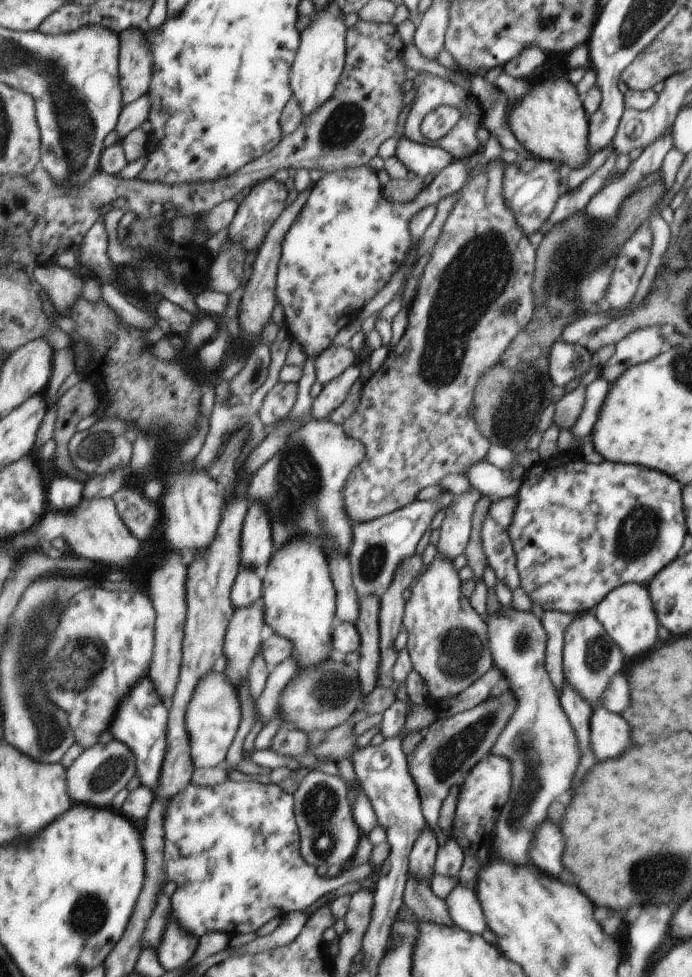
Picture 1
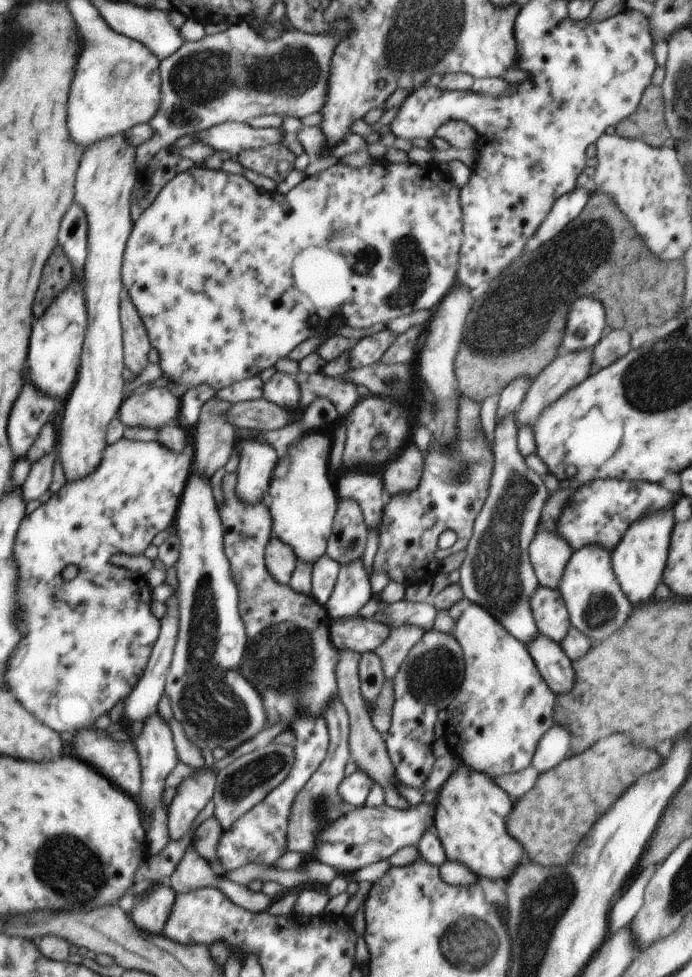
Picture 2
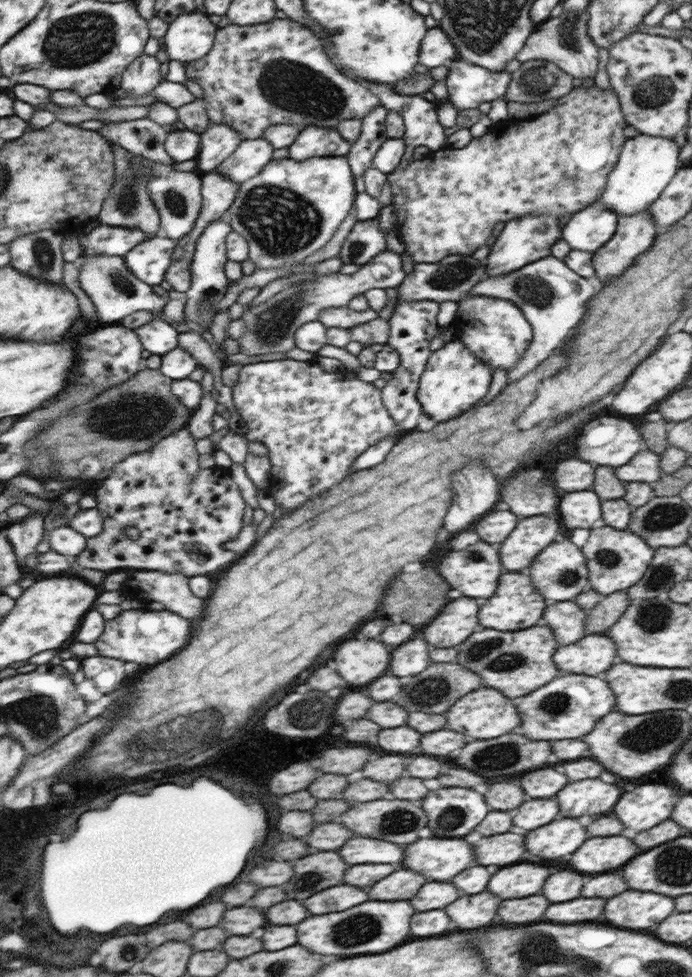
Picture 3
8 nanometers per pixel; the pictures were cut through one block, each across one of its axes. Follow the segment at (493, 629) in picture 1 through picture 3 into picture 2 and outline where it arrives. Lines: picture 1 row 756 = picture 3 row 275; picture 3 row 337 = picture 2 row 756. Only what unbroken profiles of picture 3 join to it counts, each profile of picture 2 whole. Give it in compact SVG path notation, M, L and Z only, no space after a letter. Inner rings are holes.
M555 720L552 728L540 739L539 746L536 747L534 760L531 760L532 766L538 772L548 772L554 766L558 766L566 756L572 754L572 734L568 726L556 724Z

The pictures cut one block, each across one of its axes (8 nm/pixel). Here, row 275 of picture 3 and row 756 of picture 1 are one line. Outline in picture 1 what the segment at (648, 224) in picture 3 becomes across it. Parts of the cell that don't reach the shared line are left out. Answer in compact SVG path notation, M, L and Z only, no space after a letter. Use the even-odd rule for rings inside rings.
M601 705L593 709L590 718L590 738L592 748L596 748L596 758L600 762L608 758L620 758L630 744L630 734L630 726L622 716Z

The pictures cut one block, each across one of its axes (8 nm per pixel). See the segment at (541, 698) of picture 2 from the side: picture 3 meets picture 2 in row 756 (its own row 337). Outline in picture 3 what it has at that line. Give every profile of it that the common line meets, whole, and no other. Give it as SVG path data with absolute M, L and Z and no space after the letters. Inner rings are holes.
M471 296L458 303L458 311L451 325L460 339L476 356L496 368L512 368L516 360L526 353L533 340L531 323L523 316L522 310L508 299L490 296Z

